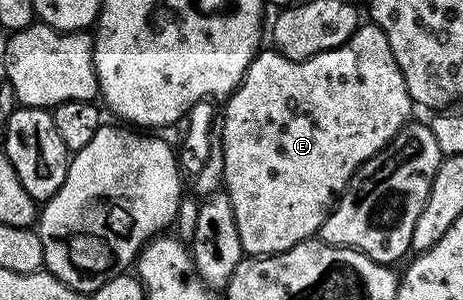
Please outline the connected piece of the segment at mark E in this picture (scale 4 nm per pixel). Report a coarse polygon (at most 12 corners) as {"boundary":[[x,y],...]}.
{"boundary":[[374,23],[226,98],[247,255],[312,240],[412,120]]}

